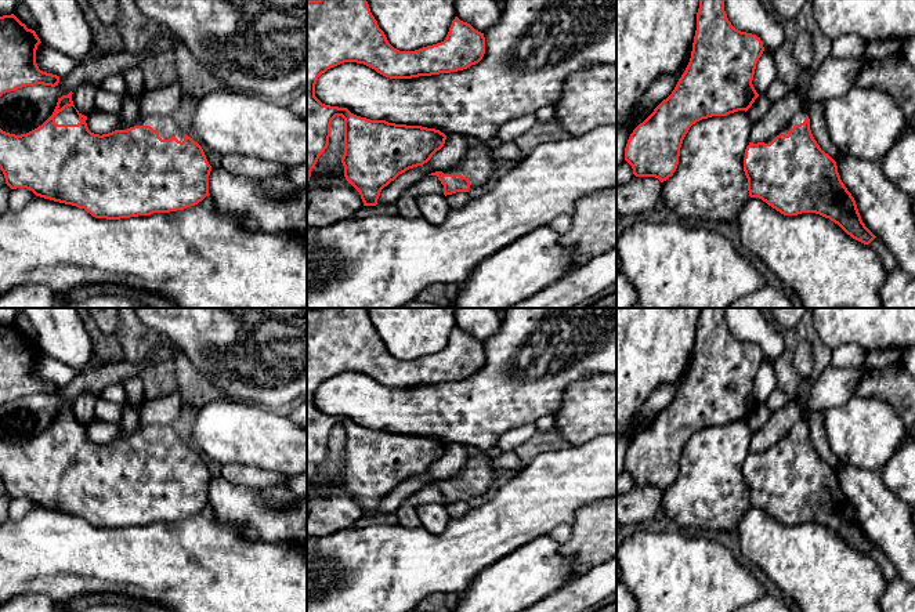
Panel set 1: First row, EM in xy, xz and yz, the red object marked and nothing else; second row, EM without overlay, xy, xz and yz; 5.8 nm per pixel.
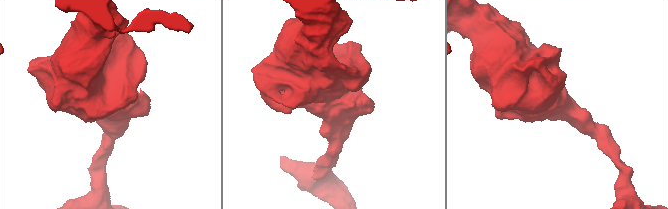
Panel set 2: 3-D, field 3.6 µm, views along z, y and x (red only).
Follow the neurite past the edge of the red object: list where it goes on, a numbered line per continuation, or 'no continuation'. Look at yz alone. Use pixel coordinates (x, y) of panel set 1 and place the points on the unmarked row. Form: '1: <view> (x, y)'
1: yz (798, 427)

